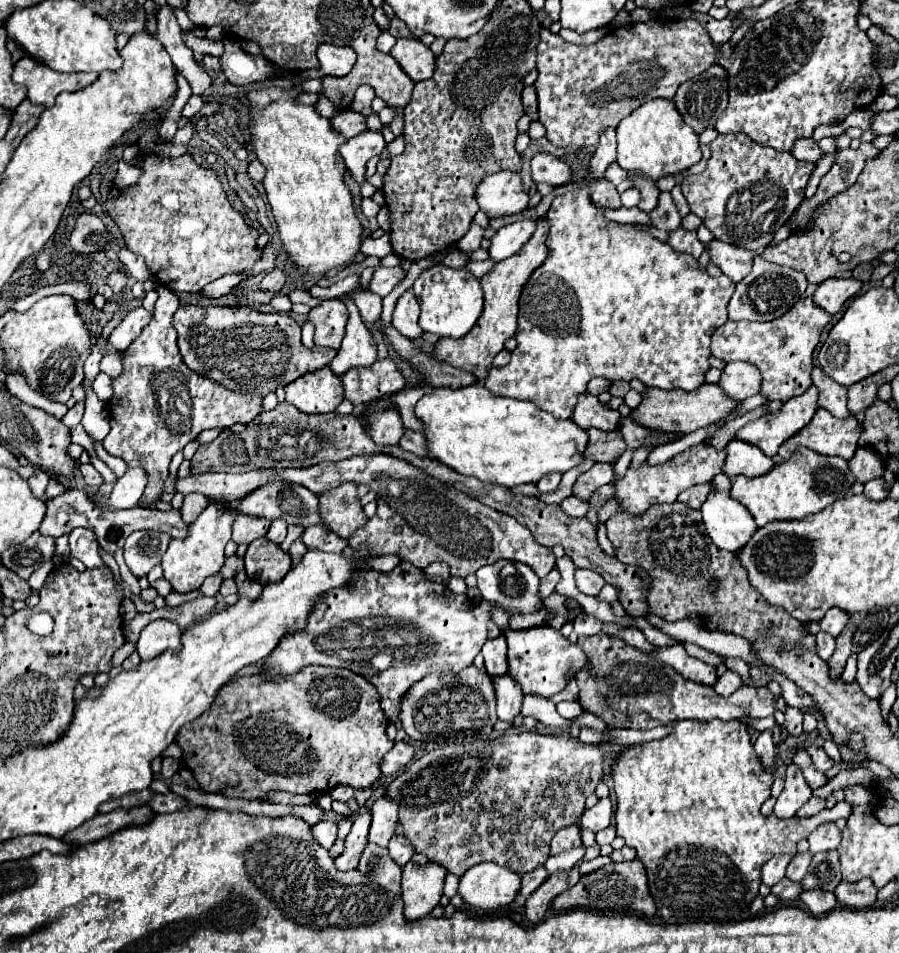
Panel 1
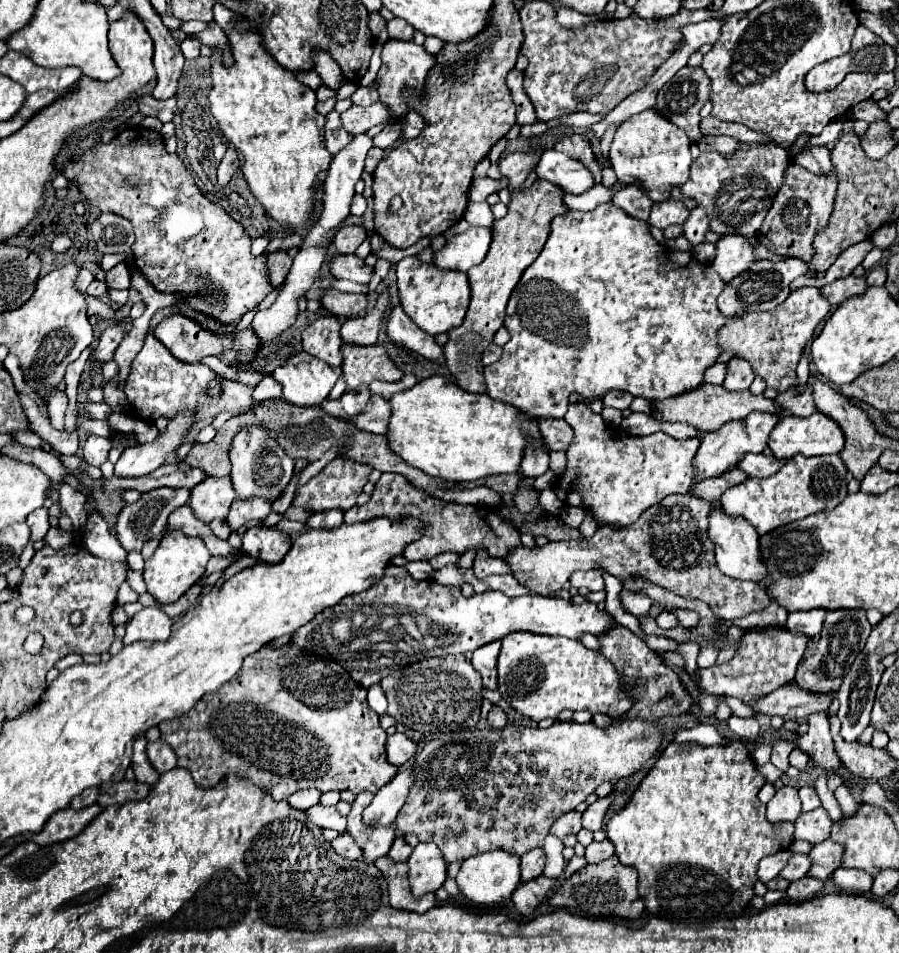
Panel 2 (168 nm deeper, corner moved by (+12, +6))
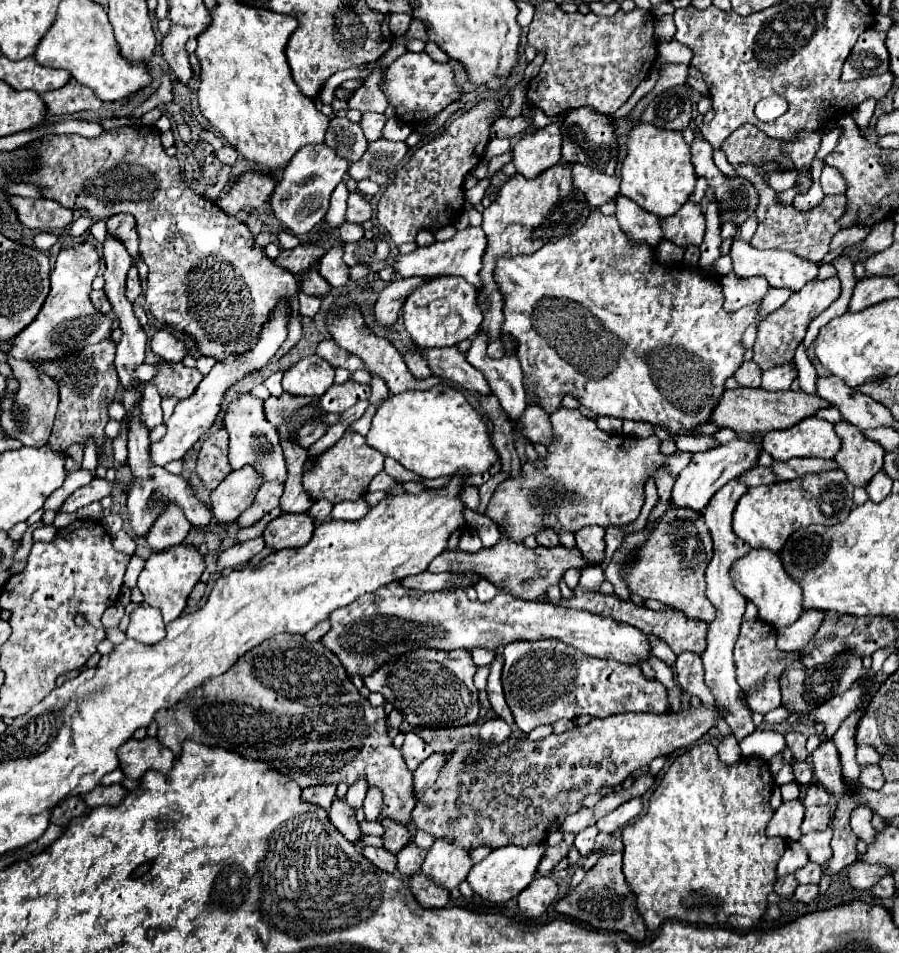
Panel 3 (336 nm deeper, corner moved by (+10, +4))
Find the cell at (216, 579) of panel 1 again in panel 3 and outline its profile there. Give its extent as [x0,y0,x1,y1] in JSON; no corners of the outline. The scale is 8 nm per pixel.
[218,537,264,567]

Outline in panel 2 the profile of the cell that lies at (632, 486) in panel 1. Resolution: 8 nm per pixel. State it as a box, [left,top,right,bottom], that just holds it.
[554,403,700,527]

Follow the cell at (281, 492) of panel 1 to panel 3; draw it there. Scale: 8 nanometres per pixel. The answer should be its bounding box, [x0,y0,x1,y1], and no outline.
[224,393,288,481]

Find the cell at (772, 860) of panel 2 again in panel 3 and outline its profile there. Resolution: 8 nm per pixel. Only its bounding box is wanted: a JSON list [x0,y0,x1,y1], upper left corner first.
[778,843,808,877]

